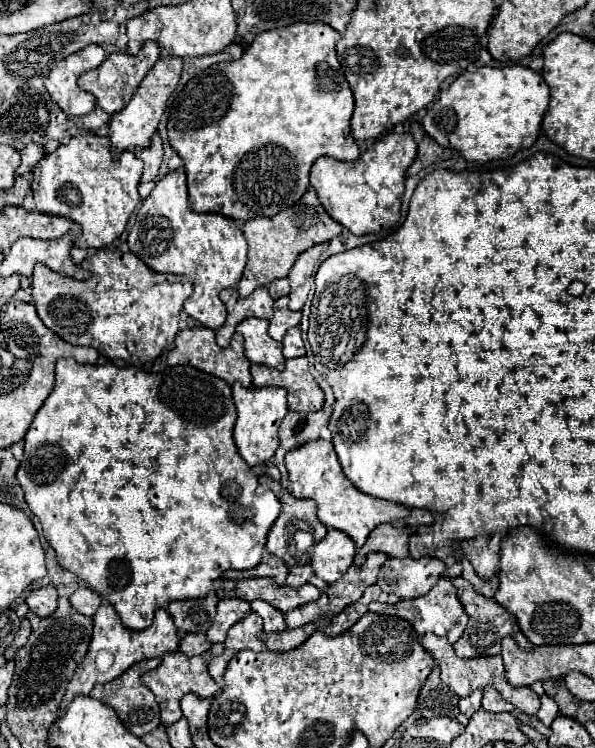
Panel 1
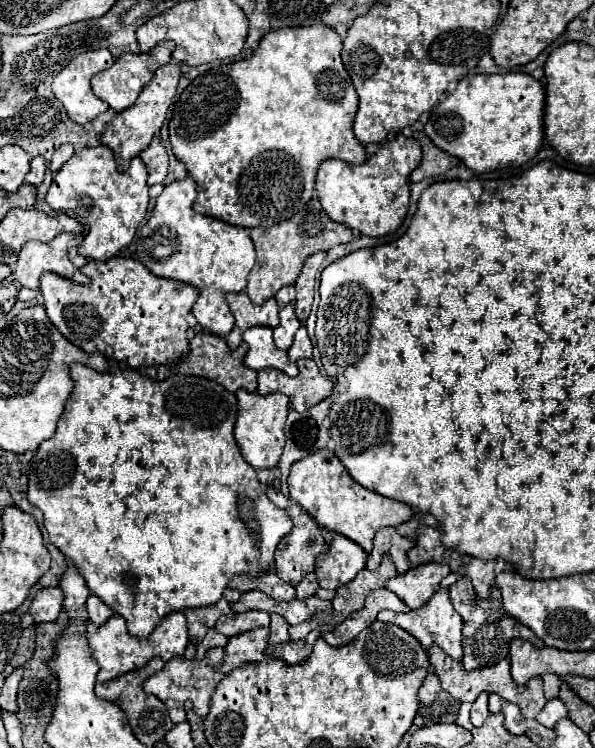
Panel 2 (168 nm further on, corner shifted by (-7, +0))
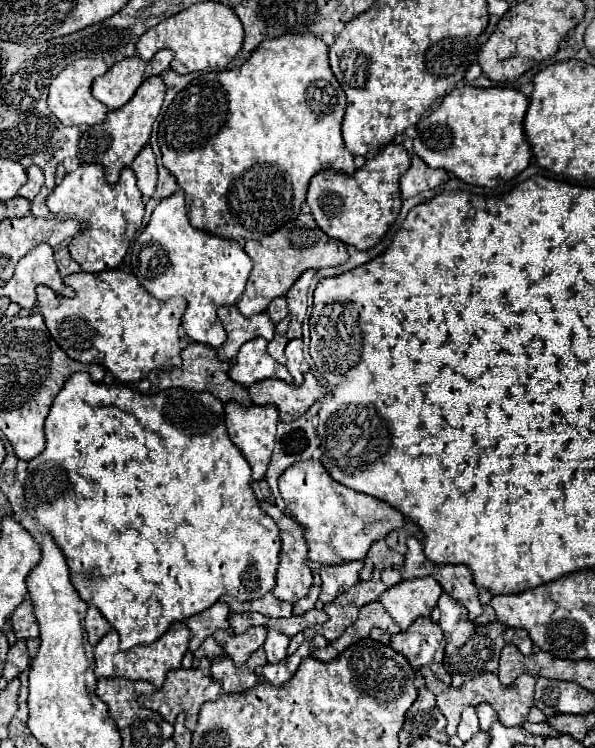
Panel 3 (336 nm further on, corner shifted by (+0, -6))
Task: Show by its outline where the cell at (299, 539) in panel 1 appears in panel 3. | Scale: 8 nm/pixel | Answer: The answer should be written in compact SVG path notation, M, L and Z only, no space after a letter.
M285 516L277 526L281 536L281 554L273 594L283 602L295 604L313 586L313 576L307 560L307 544L303 540L301 526L293 518Z

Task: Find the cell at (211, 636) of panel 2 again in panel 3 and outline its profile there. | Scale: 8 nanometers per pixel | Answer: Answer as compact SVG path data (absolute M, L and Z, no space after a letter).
M207 638L201 646L201 656L207 656L209 660L217 660L223 654L223 648L215 642L215 638Z

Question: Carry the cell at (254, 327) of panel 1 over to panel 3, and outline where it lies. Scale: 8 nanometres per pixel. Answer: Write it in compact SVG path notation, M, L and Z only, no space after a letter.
M255 338L255 340L245 342L237 354L235 366L231 366L227 374L233 382L243 384L243 386L251 386L265 378L281 378L285 382L293 380L291 374L287 372L287 368L281 366L279 362L275 362L267 354L265 338Z

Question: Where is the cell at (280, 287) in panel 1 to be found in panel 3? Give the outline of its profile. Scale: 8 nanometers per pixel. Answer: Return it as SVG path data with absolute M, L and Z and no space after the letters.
M281 296L281 298L273 300L273 302L269 304L269 308L267 308L267 314L273 318L273 324L281 322L281 320L287 316L287 298Z

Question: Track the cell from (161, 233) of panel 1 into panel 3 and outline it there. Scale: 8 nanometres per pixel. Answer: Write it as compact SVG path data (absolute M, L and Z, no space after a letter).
M181 190L159 202L147 228L131 244L129 258L135 278L157 300L169 300L171 296L187 300L187 312L183 314L181 326L193 342L211 348L219 348L225 342L227 336L217 318L217 308L235 304L241 298L251 272L251 258L237 240L209 236L207 232L193 228Z

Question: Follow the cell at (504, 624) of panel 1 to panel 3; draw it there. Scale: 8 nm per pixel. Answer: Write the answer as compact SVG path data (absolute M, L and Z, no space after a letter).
M441 594L439 598L439 610L441 610L441 620L439 620L439 626L445 634L445 640L447 640L447 646L445 646L445 660L443 660L443 666L445 670L451 674L451 684L453 686L461 686L463 682L467 680L473 680L485 672L497 672L497 662L499 662L499 652L505 644L515 644L525 656L533 654L533 642L529 638L529 632L521 630L521 628L509 628L501 622L495 622L495 624L473 624L469 622L467 618L467 610L453 602L449 594Z

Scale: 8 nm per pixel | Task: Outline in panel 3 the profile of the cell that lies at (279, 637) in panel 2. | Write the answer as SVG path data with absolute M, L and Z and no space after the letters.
M269 630L269 636L263 644L269 664L277 664L279 660L285 660L287 658L287 646L289 646L289 638L285 634L281 634L277 630Z

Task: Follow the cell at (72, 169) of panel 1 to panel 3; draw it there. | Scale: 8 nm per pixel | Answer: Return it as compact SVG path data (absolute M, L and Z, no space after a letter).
M81 164L75 172L67 174L63 182L49 194L47 208L57 216L75 218L81 222L81 242L71 242L69 252L83 272L117 268L123 262L145 212L141 192L135 184L135 172L131 168L123 168L121 180L117 184L109 184L103 168L97 164Z

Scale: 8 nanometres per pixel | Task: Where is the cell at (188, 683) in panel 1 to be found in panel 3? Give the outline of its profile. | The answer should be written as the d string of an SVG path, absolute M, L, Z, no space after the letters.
M201 662L197 668L171 670L171 672L167 674L167 680L165 680L165 684L163 684L161 690L157 690L157 692L151 694L151 696L141 696L137 702L139 702L139 706L143 706L143 708L149 708L149 710L159 712L159 714L161 714L167 722L171 722L171 724L175 722L175 718L177 718L179 712L185 712L185 714L187 714L187 718L185 718L185 728L187 728L189 732L193 732L195 726L197 726L197 712L199 712L201 704L203 704L203 702L209 702L209 700L217 700L219 694L221 694L221 684L217 684L215 680L211 680L211 676L207 674L207 666Z

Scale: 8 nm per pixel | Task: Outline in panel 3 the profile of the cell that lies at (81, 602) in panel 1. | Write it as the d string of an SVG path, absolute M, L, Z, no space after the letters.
M89 608L87 618L85 618L85 632L87 632L89 644L95 646L109 630L111 630L109 622L97 612L97 608Z

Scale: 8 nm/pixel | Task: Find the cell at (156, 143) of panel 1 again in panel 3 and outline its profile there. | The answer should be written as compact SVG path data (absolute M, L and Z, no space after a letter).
M147 144L139 156L131 164L135 176L137 176L137 186L143 196L153 196L155 184L157 184L157 164L155 164L155 154L151 146Z

